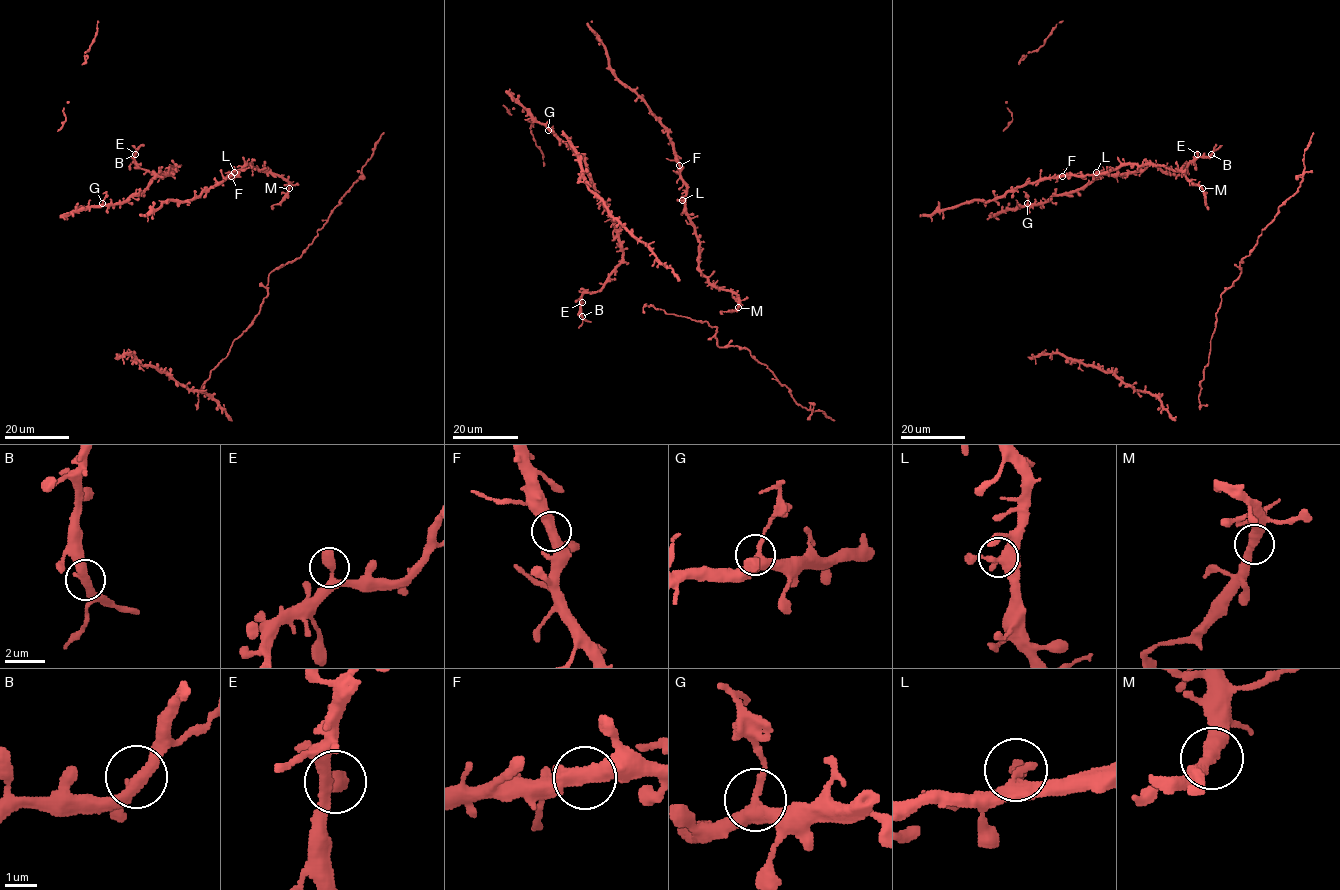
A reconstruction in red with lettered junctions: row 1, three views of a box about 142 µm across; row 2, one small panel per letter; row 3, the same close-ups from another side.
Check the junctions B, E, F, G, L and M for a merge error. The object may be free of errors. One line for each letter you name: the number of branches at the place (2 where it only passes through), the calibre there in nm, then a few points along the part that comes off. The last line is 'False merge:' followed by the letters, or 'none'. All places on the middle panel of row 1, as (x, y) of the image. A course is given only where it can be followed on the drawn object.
False merge: none

